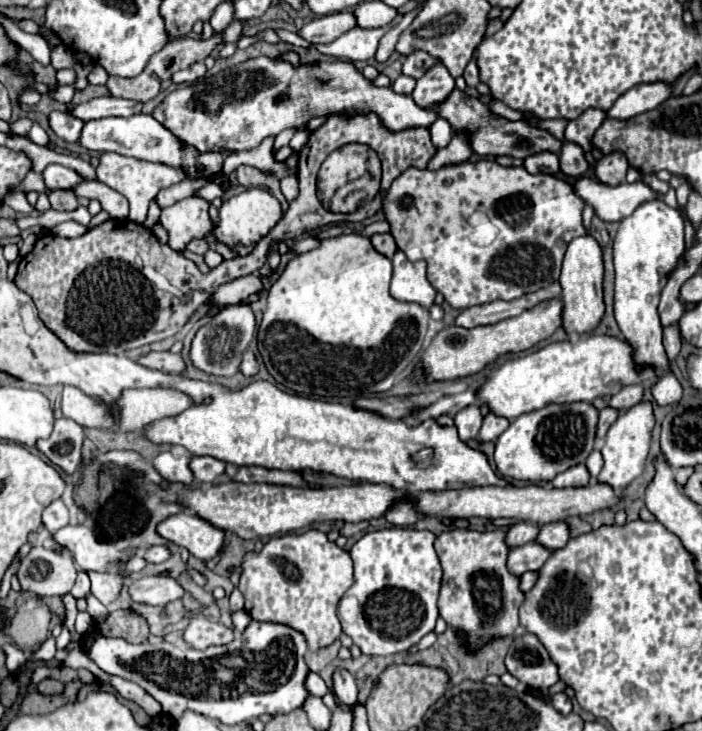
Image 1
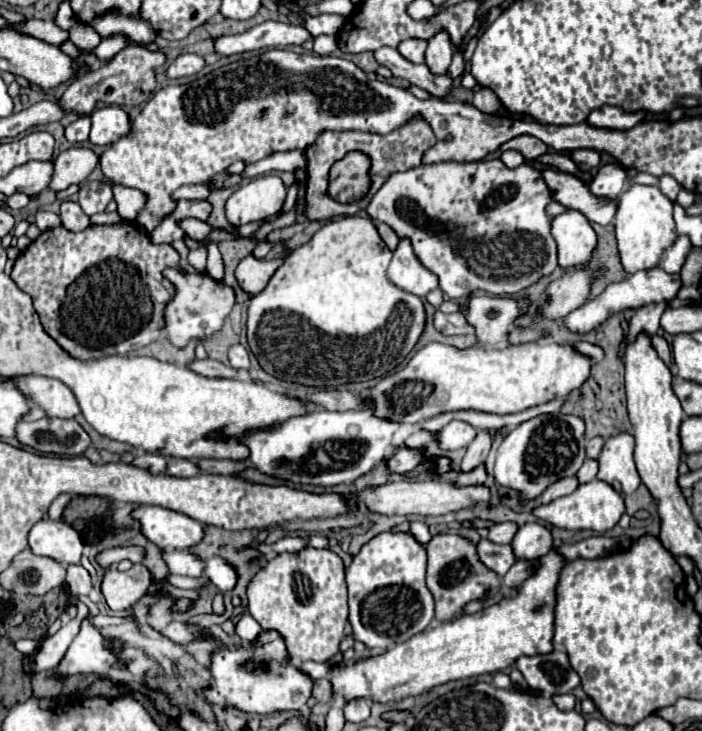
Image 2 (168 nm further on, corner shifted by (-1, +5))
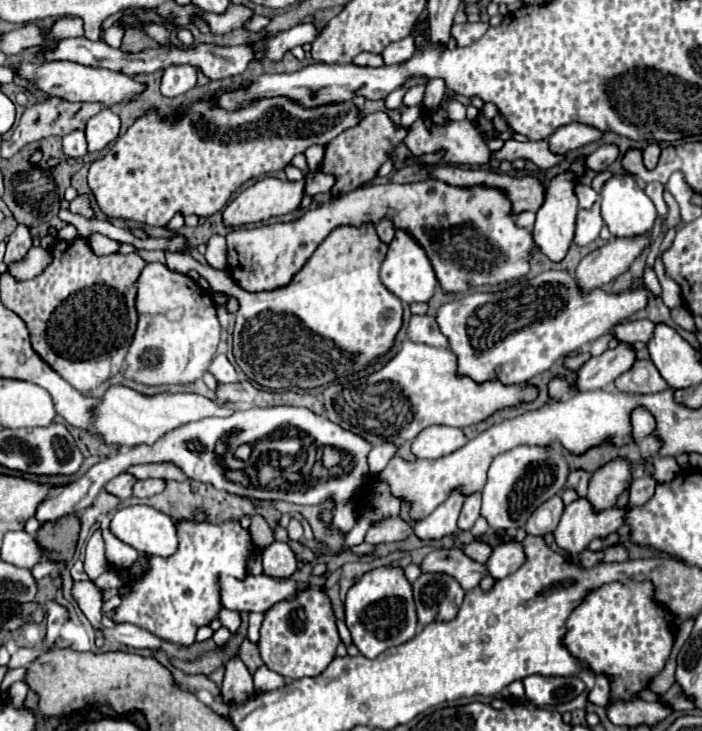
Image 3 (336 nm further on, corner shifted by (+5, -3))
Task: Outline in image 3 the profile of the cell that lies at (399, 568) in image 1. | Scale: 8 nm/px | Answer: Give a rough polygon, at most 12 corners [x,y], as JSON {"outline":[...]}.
{"outline":[[401,567],[367,571],[345,599],[361,655],[375,659],[417,631]]}

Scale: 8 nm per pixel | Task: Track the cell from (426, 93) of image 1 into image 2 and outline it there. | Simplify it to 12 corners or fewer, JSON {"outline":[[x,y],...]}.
{"outline":[[441,29],[427,43],[431,73],[447,73],[453,57],[449,33]]}

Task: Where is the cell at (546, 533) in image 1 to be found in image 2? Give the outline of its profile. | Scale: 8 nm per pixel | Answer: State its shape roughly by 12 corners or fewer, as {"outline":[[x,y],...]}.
{"outline":[[541,523],[519,527],[511,541],[517,561],[539,559],[553,547]]}

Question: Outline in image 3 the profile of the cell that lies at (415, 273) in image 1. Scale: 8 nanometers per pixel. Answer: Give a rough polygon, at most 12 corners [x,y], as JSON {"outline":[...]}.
{"outline":[[397,231],[381,265],[383,285],[403,303],[429,301],[435,271]]}

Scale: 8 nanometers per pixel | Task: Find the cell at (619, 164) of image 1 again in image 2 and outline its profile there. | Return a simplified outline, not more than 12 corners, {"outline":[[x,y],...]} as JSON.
{"outline":[[605,165],[589,191],[597,199],[615,201],[625,185],[625,171]]}

